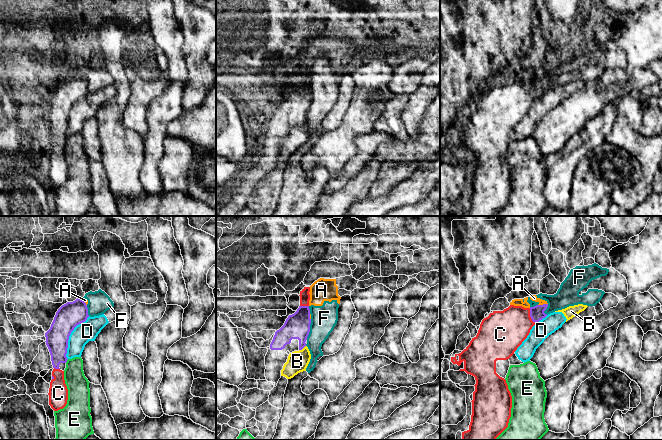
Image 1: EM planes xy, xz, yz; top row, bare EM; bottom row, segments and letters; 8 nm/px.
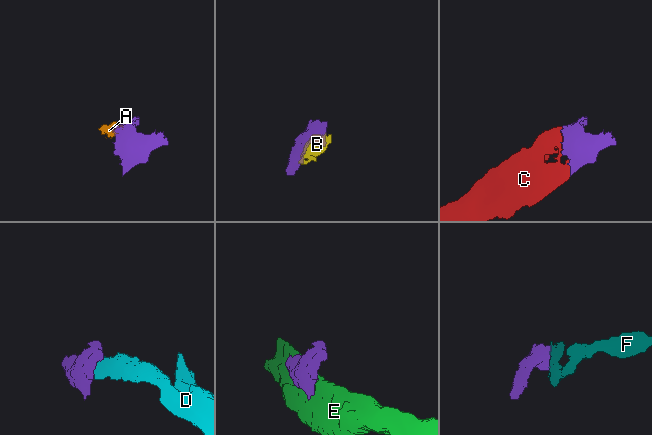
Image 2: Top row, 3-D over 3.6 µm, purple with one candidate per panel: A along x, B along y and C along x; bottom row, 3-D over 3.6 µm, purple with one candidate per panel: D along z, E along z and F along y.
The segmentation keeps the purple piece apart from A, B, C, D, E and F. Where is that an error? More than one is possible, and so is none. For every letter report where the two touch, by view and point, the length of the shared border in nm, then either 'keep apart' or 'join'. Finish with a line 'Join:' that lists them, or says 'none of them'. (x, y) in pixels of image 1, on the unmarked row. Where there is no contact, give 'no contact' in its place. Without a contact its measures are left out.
A: meets purple in yz at (543, 80); contact 80 nm long; keep apart
B: meets purple in xz at (302, 124); contact 70 nm long; keep apart
C: meets purple in yz at (530, 92); contact 130 nm long; join
D: meets purple in xy at (69, 111); contact 400 nm long; keep apart
E: meets purple in xy at (66, 137); contact 40 nm long; keep apart
F: meets purple in xz at (309, 105); contact 170 nm long; keep apart
Join: C

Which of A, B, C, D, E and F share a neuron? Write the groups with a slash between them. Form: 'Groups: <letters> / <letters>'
Groups: A F / B D / C / E

